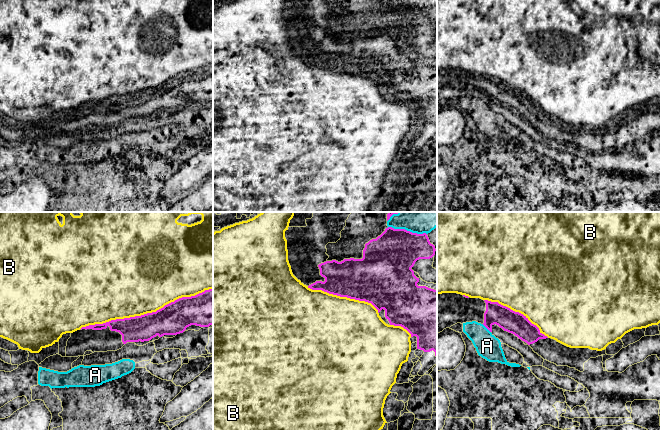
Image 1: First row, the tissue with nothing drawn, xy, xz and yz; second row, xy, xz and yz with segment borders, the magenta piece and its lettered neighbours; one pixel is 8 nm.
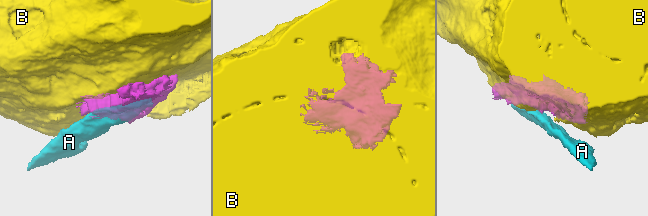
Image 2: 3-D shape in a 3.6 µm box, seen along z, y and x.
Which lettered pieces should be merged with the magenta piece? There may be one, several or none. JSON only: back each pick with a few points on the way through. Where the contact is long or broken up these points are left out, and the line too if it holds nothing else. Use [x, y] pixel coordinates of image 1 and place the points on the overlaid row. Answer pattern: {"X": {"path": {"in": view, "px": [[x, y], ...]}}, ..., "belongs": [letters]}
{"belongs": []}

